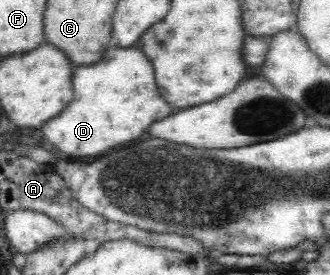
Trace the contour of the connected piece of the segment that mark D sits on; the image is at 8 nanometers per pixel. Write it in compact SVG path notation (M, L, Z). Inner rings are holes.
M108 47L108 51L102 55L102 59L100 59L98 63L84 67L74 67L73 97L74 100L67 107L64 107L58 116L49 119L48 123L44 123L39 130L42 131L46 142L48 141L49 144L54 145L52 149L58 157L66 157L67 159L74 157L74 159L78 159L78 161L80 161L80 159L84 161L84 157L98 157L98 155L104 155L104 153L110 151L112 147L118 147L118 145L122 145L122 143L128 143L128 141L138 139L138 137L146 131L146 127L150 127L154 121L160 121L160 119L164 119L164 117L168 117L168 115L172 113L172 107L170 107L170 105L160 97L160 93L158 93L158 87L156 87L156 83L154 83L154 67L152 67L152 63L146 59L144 53L136 51L134 47L128 47L128 49L110 49L110 47Z

